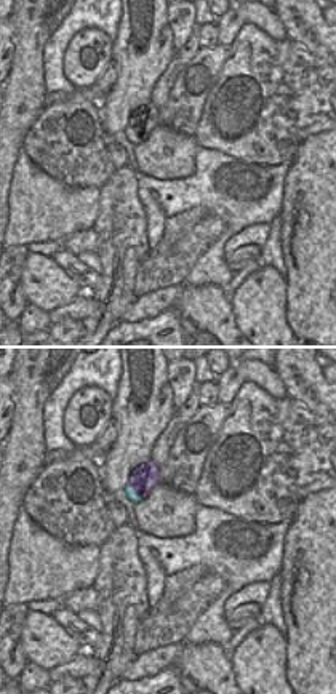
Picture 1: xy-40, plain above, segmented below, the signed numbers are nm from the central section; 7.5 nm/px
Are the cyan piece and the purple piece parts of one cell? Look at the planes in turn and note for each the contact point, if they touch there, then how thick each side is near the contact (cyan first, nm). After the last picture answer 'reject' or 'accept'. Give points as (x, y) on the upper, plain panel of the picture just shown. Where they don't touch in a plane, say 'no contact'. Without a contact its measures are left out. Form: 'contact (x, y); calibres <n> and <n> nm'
contact (133, 135); calibres 70 and 190 nm

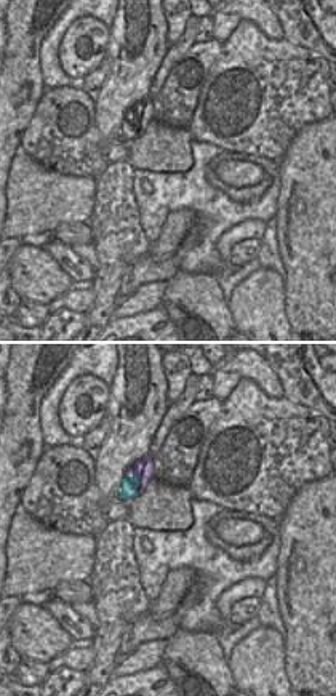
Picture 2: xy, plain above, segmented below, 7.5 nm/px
contact (138, 120); calibres 140 and 120 nm

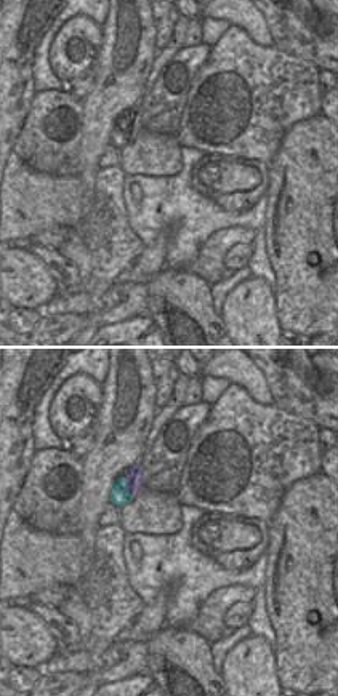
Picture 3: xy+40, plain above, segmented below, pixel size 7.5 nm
contact (128, 128); calibres 150 and 100 nm

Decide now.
accept

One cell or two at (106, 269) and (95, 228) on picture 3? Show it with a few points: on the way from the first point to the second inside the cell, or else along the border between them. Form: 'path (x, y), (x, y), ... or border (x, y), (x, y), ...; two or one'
path (106, 260), (104, 237); one

